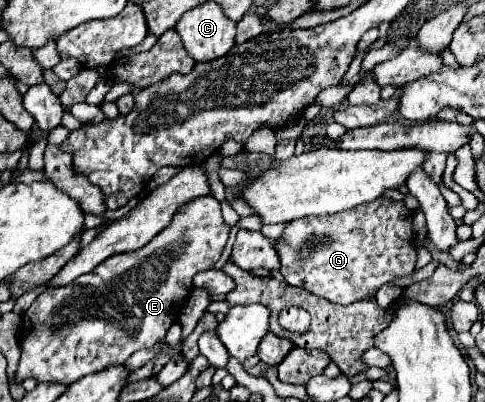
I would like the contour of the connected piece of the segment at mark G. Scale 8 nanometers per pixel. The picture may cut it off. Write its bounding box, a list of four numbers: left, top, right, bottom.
[277,197,415,305]

